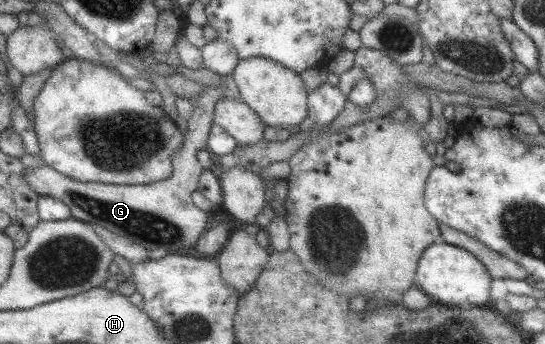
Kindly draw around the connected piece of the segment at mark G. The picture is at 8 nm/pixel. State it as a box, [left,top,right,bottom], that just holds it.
[23,77,224,254]

